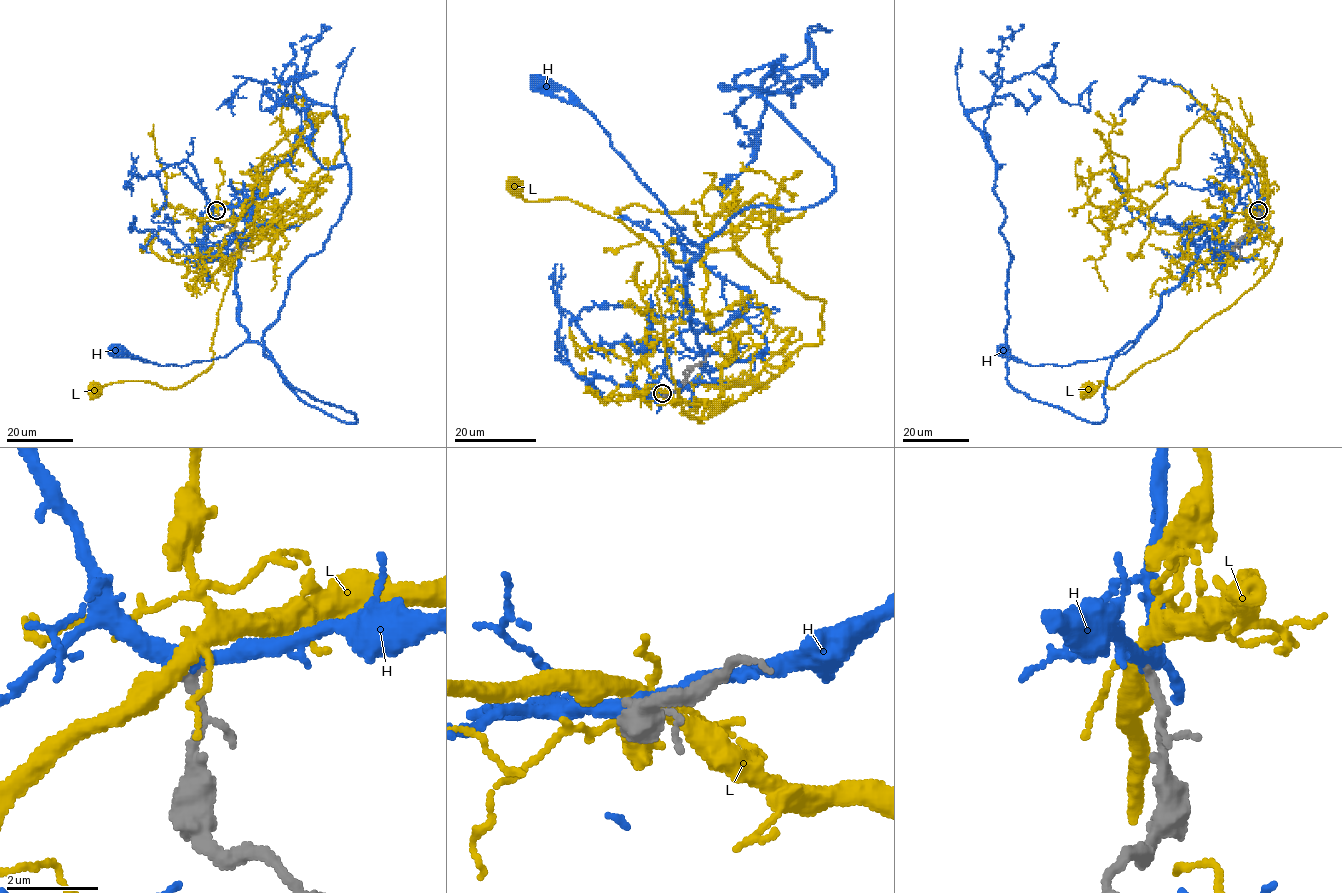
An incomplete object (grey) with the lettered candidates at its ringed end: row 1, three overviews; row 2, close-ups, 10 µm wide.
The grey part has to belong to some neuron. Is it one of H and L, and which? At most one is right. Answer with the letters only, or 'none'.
none

